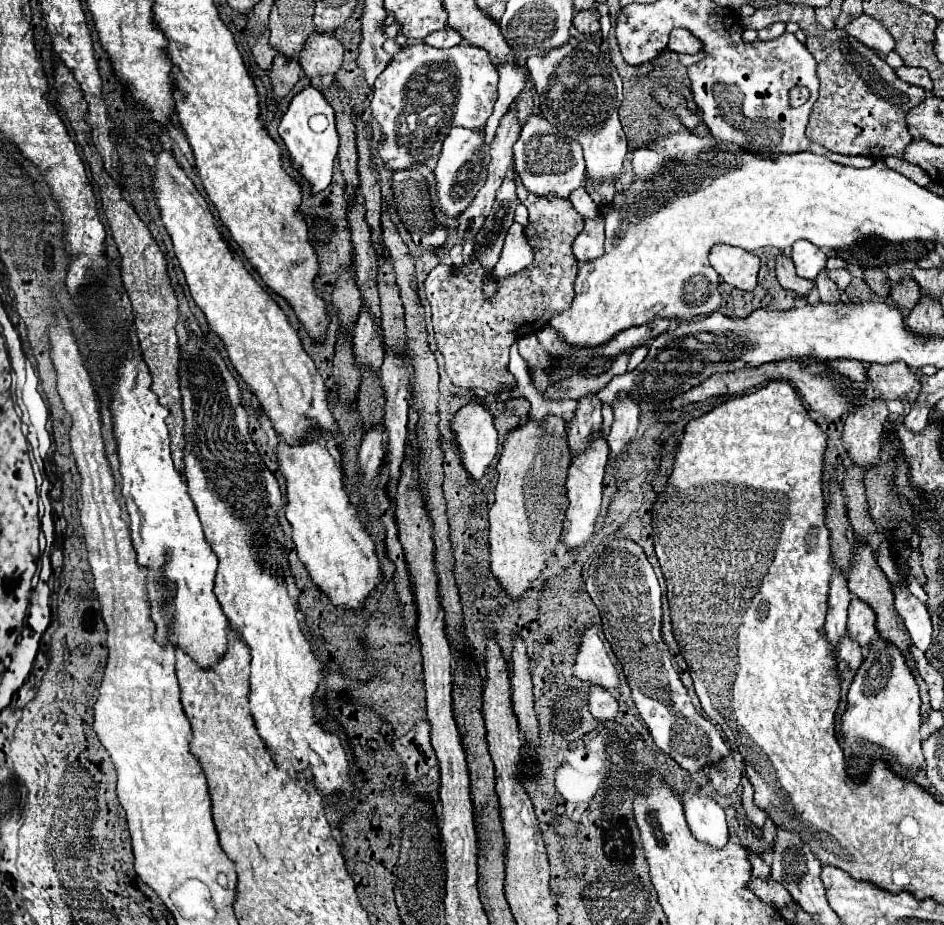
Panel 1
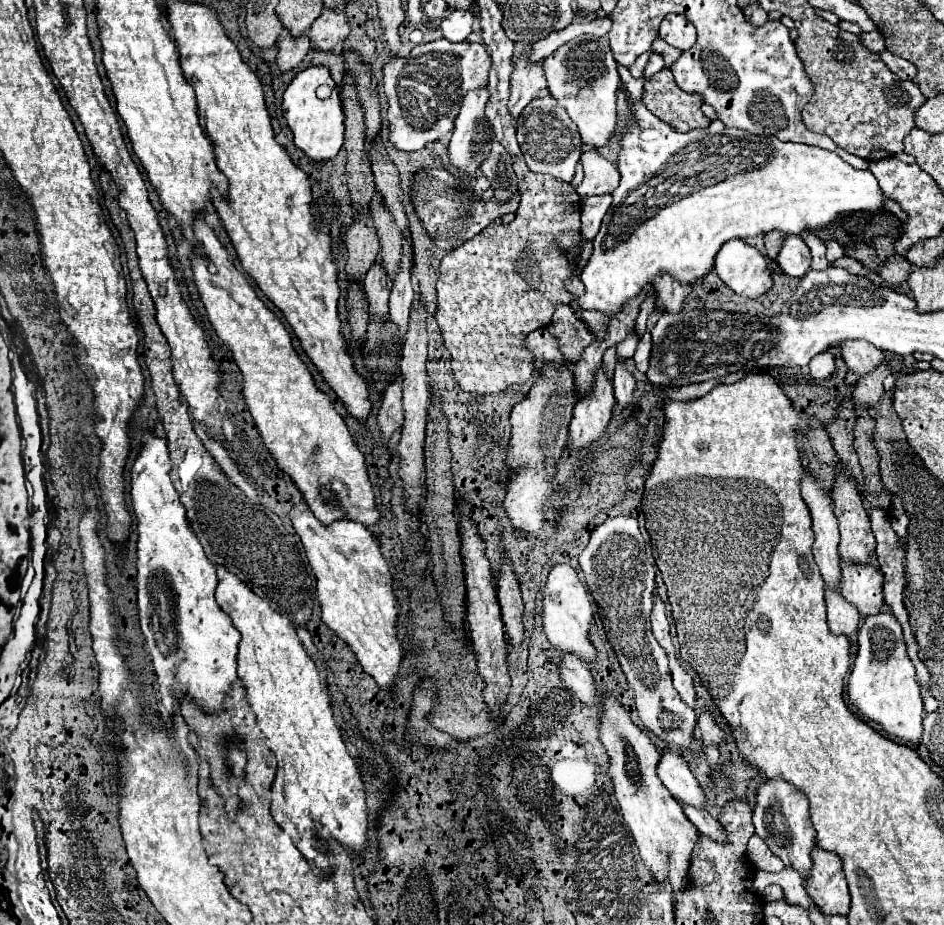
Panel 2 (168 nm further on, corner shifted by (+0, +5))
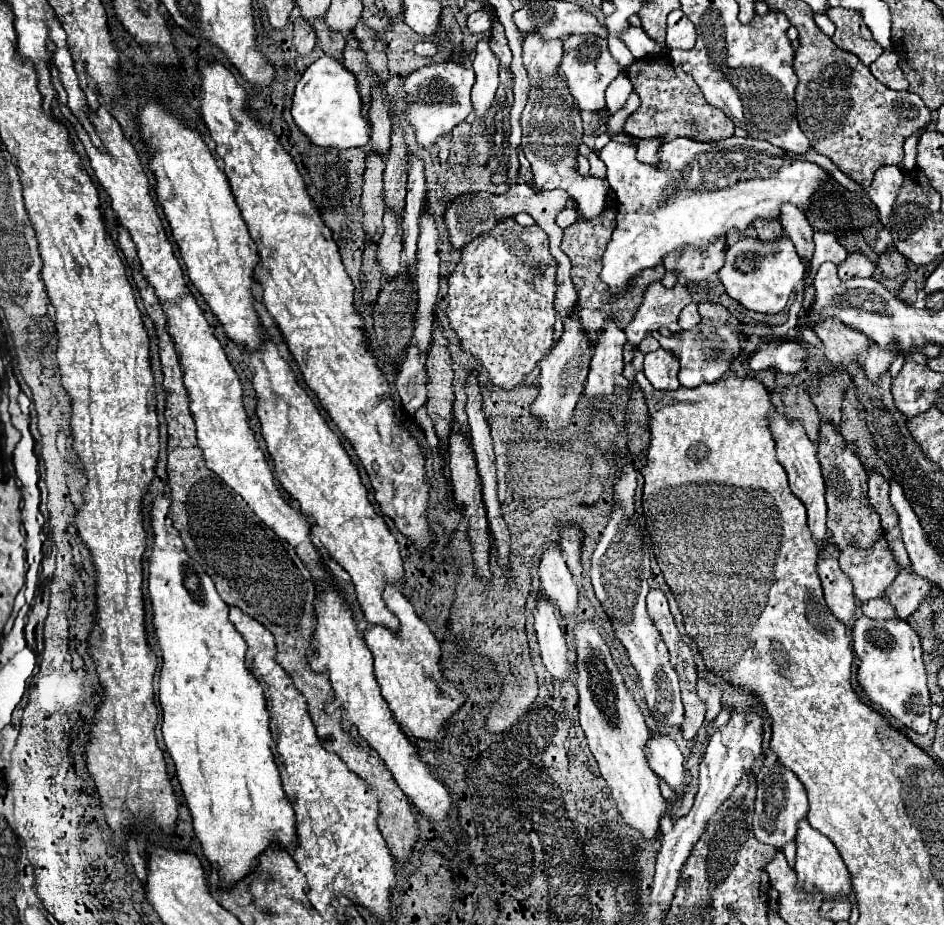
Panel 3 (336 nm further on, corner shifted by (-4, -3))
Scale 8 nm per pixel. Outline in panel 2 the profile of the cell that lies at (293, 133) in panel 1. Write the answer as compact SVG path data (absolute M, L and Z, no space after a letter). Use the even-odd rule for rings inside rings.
M308 67L304 71L300 71L292 83L288 85L288 89L284 91L284 117L288 121L288 127L294 135L294 145L298 149L302 149L310 159L314 161L328 161L334 159L336 153L342 149L344 143L344 113L342 113L342 103L340 103L340 95L336 91L336 83L330 79L328 69L322 67ZM320 85L328 85L332 89L328 99L320 99L316 95Z

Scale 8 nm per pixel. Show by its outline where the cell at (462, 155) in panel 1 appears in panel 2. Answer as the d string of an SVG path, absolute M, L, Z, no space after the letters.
M478 89L474 93L466 93L464 97L464 103L460 107L460 113L454 121L454 133L452 133L452 139L448 143L448 159L450 159L450 165L456 167L458 171L466 173L466 177L470 181L476 179L476 171L480 169L482 161L490 155L490 149L492 149L492 141L494 139L494 133L490 129L490 123L484 115L484 107L486 107L486 89Z

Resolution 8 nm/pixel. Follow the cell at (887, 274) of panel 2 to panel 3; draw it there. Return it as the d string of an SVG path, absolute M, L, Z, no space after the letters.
M892 245L888 247L880 257L878 257L878 267L884 273L884 277L896 277L900 273L906 271L908 261L906 257L902 257L902 253L898 253L898 249Z

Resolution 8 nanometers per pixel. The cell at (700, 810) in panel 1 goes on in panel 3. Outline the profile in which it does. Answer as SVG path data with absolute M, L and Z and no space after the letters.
M656 733L646 741L646 759L650 769L662 777L672 789L686 783L684 757L670 735Z

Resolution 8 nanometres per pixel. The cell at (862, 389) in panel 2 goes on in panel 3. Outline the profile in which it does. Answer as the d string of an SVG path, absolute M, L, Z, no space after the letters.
M870 343L870 345L868 345L868 357L866 357L866 361L864 361L864 371L866 371L866 375L868 375L870 379L878 379L880 373L884 373L884 371L890 367L890 363L892 363L892 359L894 359L896 355L898 355L896 349L882 349L882 347L878 347L876 343Z

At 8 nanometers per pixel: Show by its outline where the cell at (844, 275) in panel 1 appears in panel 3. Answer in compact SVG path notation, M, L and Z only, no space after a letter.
M860 251L848 253L846 261L838 265L838 277L842 281L852 279L852 277L872 277L874 271L876 271L876 265L866 255L862 255Z

